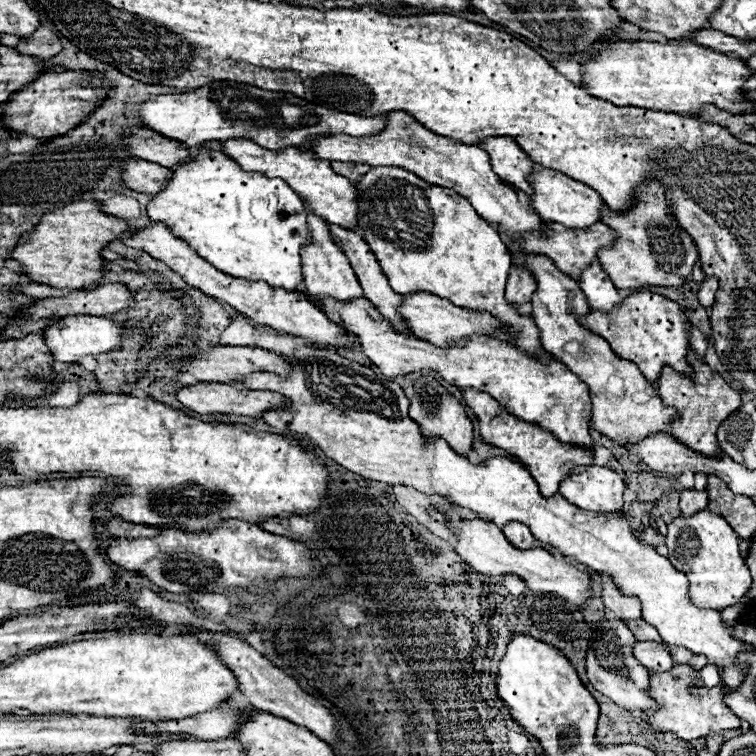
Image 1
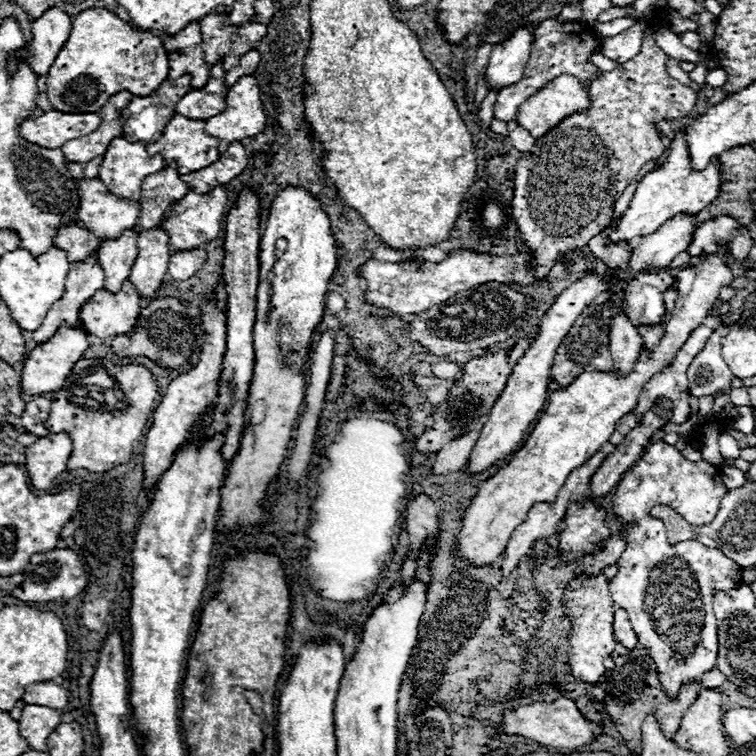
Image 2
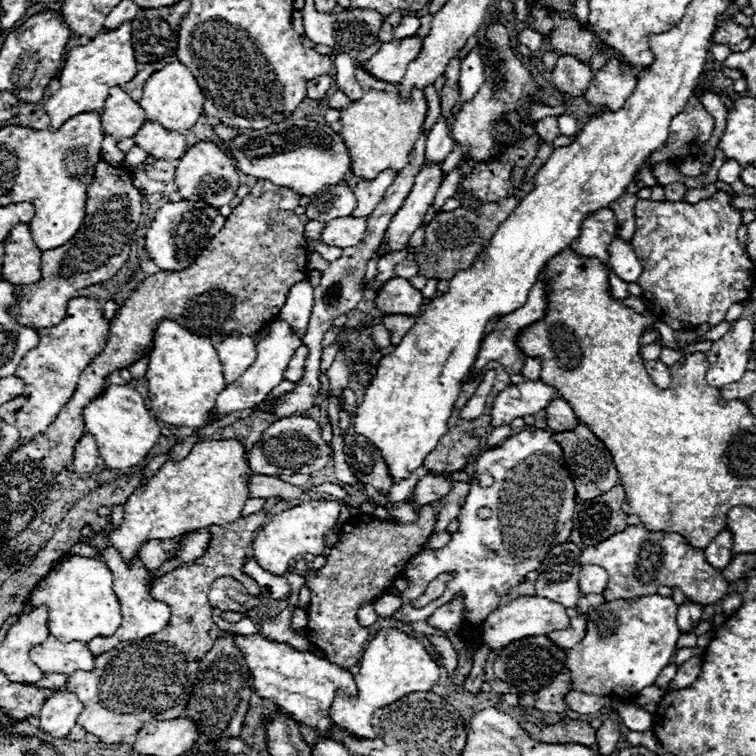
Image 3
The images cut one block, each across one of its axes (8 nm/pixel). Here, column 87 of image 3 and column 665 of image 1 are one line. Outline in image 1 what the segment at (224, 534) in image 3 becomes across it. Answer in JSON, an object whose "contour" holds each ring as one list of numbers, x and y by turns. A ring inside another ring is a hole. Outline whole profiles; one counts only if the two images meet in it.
{"contour":[[674,664,672,670,654,674,654,680,650,680,650,696,654,696,658,704,662,704,662,710,650,712,650,716,646,716,648,724,654,730,672,732,682,740,706,738,710,734,740,728,740,718,734,716,732,710,724,702,722,686,714,686,712,690,698,686,694,676,690,676,688,664]]}

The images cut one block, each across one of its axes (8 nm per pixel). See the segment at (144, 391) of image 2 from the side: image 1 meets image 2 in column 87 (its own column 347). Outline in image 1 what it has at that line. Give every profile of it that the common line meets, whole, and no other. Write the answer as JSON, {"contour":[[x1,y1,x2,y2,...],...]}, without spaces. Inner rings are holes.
{"contour":[[304,346,304,348,298,348,298,354,288,360,294,368,294,372,288,380,282,380,280,376,270,376,270,372,258,372,254,376,246,376,240,380,244,384,244,388,270,390,270,392,278,392,278,394,290,398,292,404,290,404,290,408,284,408,284,412,266,412,266,416,264,416,266,424,278,428,280,432,290,430,294,434,304,434,312,444,320,446,320,450,330,460,338,462,346,470,366,478,366,480,376,480,376,482,384,482,390,486,404,484,404,486,412,486,424,494,446,496,452,504,470,508,470,510,486,516,488,520,496,522,500,528,506,526,508,522,524,522,536,540,540,540,552,548,558,548,564,556,576,558,580,564,588,566,590,570,594,570,600,576,604,576,606,580,610,580,624,596,636,596,642,604,642,618,658,630,660,638,666,644,682,646,696,656,706,656,708,664,714,664,718,668,722,684,726,688,732,688,732,690,740,688,740,684,744,682,744,678,750,672,750,664,740,662,738,652,750,652,750,650,754,650,754,646,744,640,734,638,734,628,722,620,720,610,702,610,690,602,690,596,688,596,690,582,688,582,686,574,678,572,670,564,670,560,660,556,652,546,642,544,640,532,632,530,624,512,600,514,600,512,580,510,578,506,564,500,560,494,544,498,538,492,534,478,518,462,512,462,502,456,492,456,492,458,484,460,482,464,472,464,466,456,456,454,442,438,434,438,432,442,426,442,420,432,420,426,408,416,410,402,404,396,404,390,400,388,400,384,384,380,382,376,374,374,370,368,342,358,338,352,326,352,326,350,318,350,312,346],[350,384,366,390,366,402,352,402,352,394,346,392,346,388]]}

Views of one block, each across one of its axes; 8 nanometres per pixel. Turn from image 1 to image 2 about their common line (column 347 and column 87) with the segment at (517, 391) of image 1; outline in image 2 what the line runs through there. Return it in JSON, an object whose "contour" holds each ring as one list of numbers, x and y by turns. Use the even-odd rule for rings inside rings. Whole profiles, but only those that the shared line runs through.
{"contour":[[130,280,124,282,120,292,100,290,80,312,80,326,98,338,126,334,134,328,140,314,140,294]]}

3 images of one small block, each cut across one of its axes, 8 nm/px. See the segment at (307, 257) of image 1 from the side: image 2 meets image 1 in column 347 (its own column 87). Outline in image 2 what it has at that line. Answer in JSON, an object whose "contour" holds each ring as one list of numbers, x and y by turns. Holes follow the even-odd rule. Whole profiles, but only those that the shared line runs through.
{"contour":[[90,256,88,260,80,264,72,264,68,272,68,292,50,308,48,316,44,318,44,324,34,332,34,342,42,344,46,342,62,322,68,322,70,326,78,324,82,306,104,288,104,270,98,264,96,256]]}

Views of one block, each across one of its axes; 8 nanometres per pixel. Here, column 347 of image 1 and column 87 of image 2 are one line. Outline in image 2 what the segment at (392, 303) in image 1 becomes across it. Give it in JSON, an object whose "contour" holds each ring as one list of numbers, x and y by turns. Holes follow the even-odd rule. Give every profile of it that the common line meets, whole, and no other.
{"contour":[[60,226,52,242,68,252,70,262,80,262,86,260,96,248,98,248,98,236,94,232,88,232,86,228,80,226]]}

